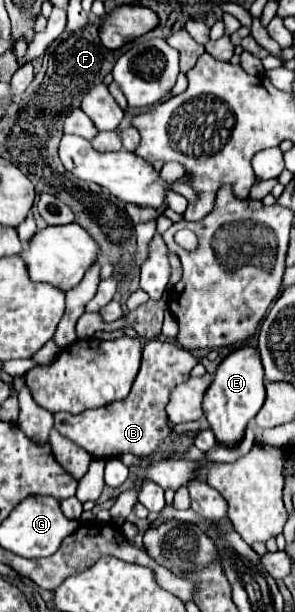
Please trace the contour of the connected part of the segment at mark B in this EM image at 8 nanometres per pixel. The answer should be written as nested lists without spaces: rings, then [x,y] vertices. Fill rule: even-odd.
[[[151,340],[143,348],[141,370],[125,400],[107,404],[97,410],[85,410],[81,414],[57,412],[53,414],[55,428],[65,438],[85,448],[93,458],[117,458],[121,454],[133,454],[139,458],[151,456],[171,434],[165,412],[169,394],[177,384],[189,378],[189,372],[197,362],[199,360],[189,350],[183,350],[169,342]]]

